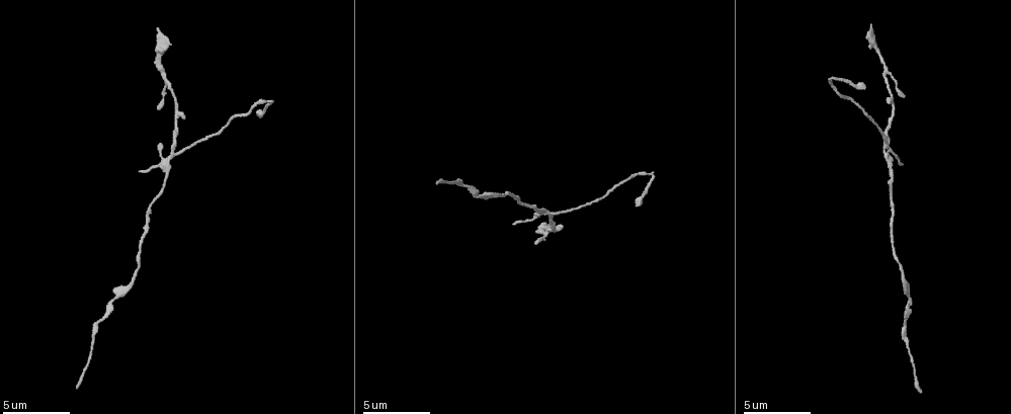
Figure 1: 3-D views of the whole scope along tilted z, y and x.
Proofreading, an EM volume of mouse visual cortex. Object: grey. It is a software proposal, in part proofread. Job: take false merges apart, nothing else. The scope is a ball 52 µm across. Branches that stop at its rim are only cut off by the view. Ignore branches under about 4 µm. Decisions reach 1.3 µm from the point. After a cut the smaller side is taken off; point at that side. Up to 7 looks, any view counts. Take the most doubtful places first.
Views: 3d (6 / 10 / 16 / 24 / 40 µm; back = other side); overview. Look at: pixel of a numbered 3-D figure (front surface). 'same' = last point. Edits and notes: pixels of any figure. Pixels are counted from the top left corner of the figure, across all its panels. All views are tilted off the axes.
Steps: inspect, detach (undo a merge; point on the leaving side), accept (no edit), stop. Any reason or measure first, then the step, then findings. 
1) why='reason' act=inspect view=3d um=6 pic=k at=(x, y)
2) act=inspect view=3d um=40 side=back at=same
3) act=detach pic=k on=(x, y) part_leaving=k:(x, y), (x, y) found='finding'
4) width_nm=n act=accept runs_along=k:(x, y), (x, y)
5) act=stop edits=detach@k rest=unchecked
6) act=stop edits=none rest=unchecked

why='a fork' act=inspect view=3d um=10 pic=1 at=(180, 153)

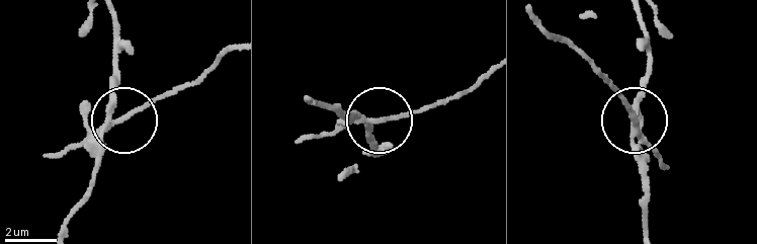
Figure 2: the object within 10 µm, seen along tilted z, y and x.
act=detach pic=2 on=(136, 107) part_leaving=2:(103, 131), (203, 79), (234, 48) found='two neurons meet here'

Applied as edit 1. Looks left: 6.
act=inspect view=3d um=6 pic=1 at=(541, 233)

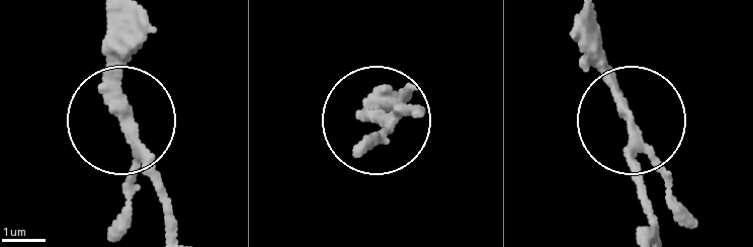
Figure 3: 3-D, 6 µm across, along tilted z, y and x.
arms=3 act=accept found='all the same neuron'

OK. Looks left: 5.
why='see it whole again' act=inspect view=overview

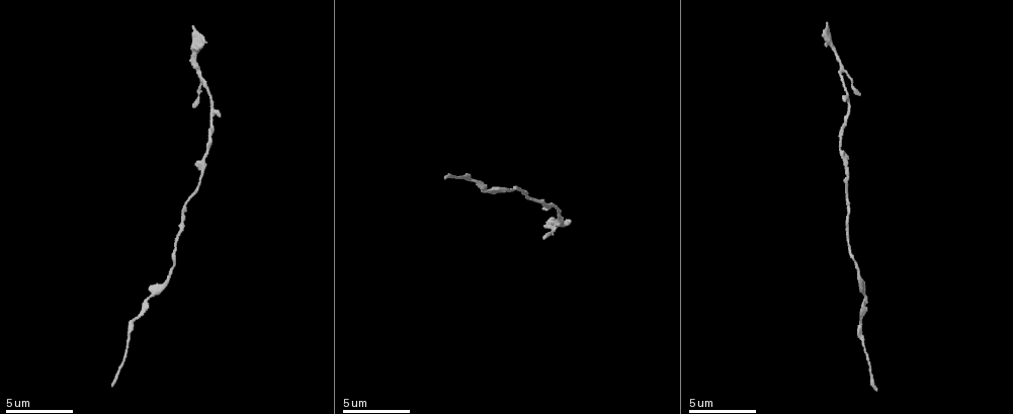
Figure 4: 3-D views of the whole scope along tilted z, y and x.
act=inspect view=3d um=10 pic=4 at=(187, 200)

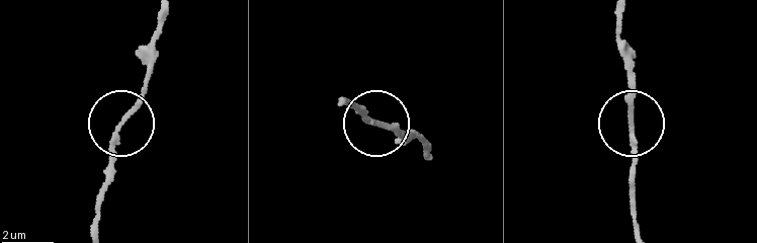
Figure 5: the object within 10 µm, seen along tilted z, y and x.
act=accept runs_along=5:(125, 120), (151, 72) found='continuous, no second neuron'

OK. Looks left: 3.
act=stop edits=detach@2 rest=unchecked

